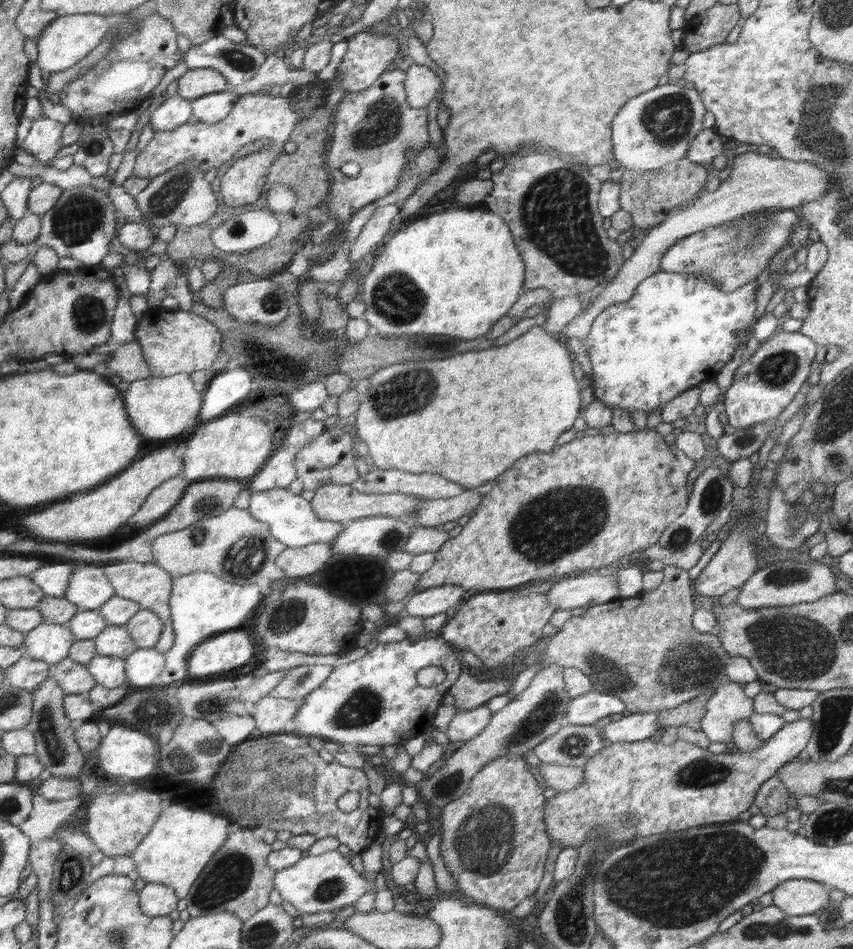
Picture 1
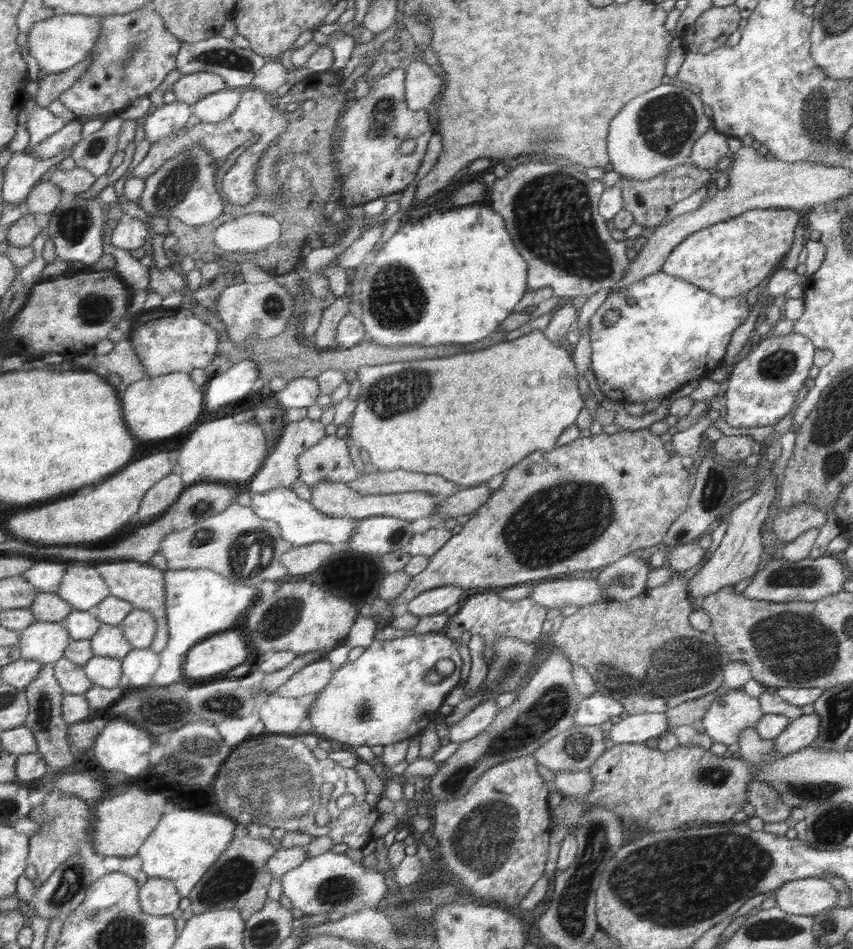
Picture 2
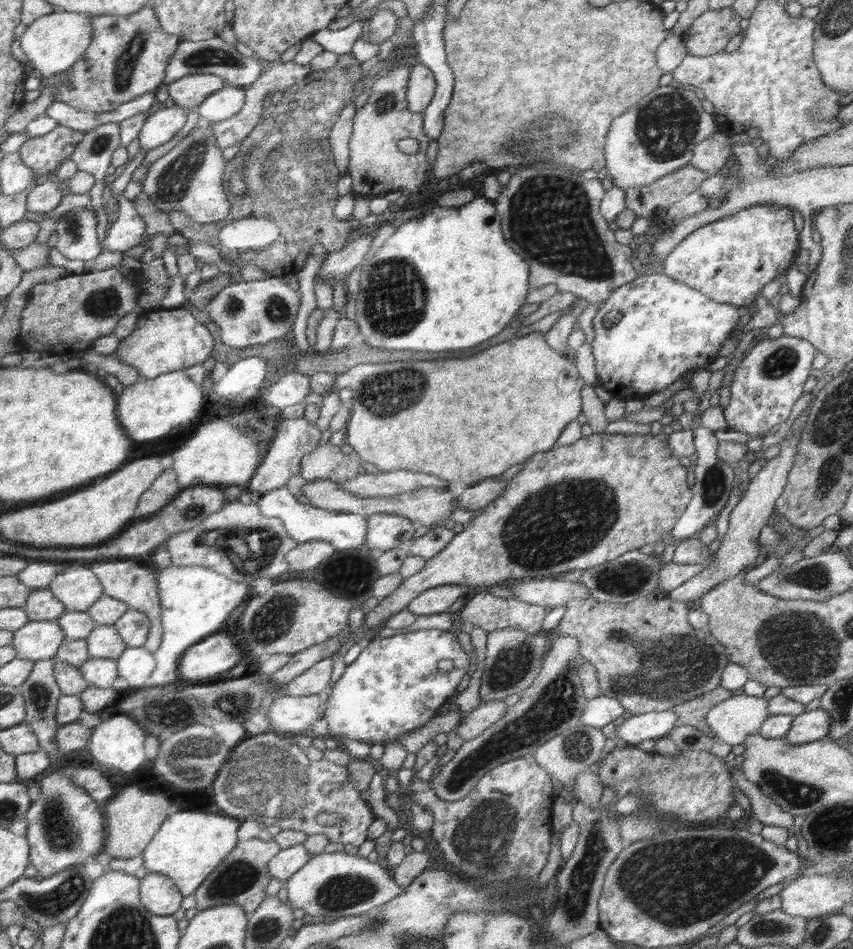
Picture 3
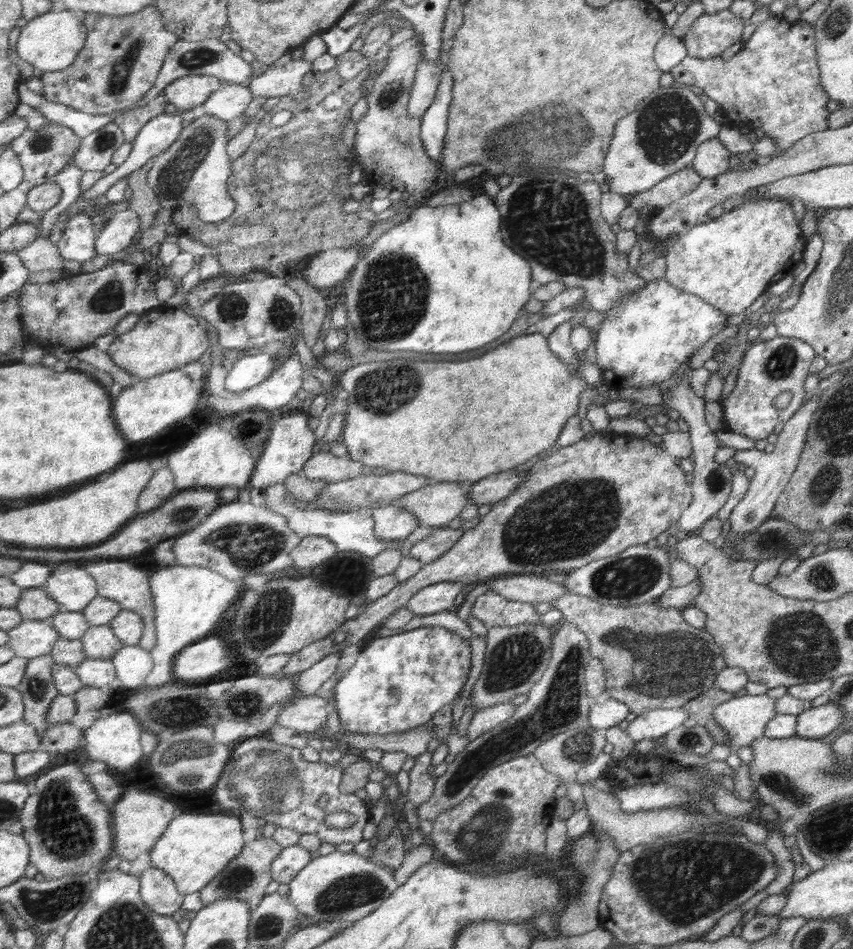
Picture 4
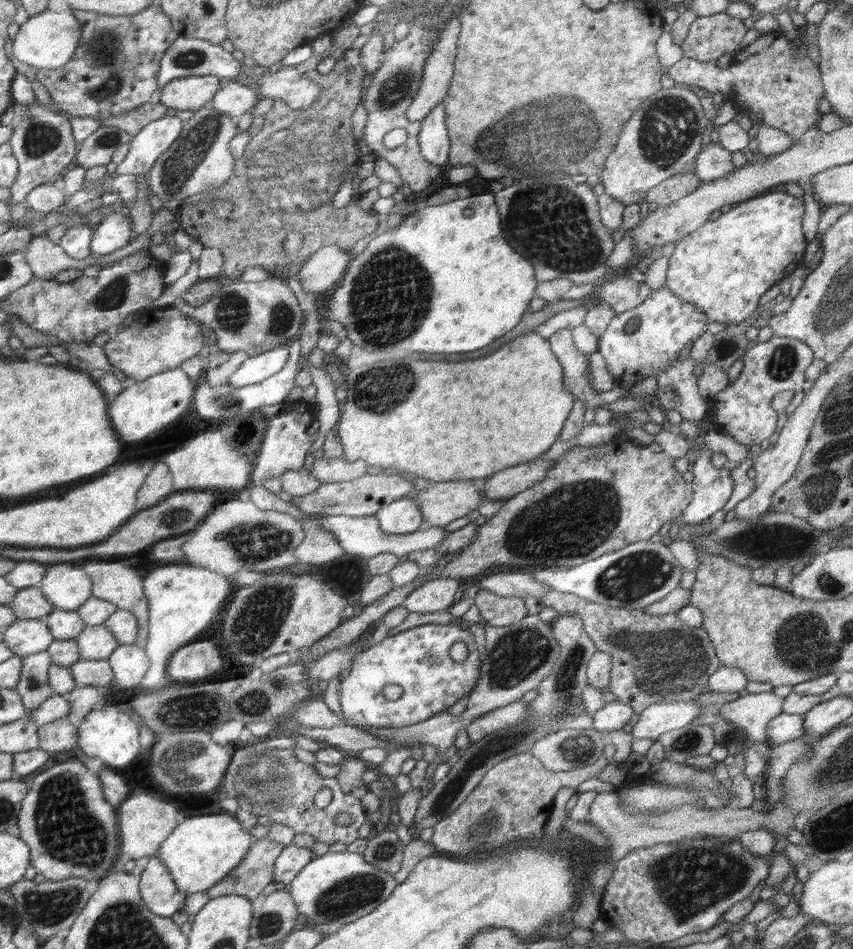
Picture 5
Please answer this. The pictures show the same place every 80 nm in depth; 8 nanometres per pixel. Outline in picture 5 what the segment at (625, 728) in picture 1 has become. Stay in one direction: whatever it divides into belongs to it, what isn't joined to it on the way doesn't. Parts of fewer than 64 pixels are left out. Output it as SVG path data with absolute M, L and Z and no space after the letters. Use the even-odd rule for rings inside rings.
M698 696L689 701L651 704L639 713L638 721L630 734L634 738L655 739L665 732L678 730L690 724L701 711L695 699L698 699Z

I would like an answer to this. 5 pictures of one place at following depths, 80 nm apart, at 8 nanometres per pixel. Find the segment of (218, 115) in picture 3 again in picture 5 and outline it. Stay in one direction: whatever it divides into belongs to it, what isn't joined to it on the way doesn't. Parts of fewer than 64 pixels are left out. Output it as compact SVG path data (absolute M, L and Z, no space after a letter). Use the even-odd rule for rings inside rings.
M232 80L223 85L222 90L217 92L210 103L212 108L224 114L240 118L253 108L258 97L256 88L244 85L241 80Z

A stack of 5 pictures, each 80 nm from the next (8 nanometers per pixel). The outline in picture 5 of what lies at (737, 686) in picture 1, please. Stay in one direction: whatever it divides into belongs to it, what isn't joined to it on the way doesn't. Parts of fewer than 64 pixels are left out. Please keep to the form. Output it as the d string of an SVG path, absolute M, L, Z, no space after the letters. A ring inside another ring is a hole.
M743 692L736 700L724 703L720 714L738 729L742 729L748 742L758 747L767 742L766 729L769 722L783 713L783 697L770 692Z

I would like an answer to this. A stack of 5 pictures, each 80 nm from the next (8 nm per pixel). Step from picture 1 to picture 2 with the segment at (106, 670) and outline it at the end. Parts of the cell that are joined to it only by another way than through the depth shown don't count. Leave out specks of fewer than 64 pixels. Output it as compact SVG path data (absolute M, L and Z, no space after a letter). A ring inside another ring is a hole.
M93 656L83 664L84 674L94 685L105 689L118 687L122 678L121 659L109 656Z

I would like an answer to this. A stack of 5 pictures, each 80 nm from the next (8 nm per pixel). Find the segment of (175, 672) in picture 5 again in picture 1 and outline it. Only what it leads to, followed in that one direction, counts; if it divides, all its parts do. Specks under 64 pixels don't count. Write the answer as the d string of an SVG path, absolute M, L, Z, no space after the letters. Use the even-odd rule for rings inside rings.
M244 630L224 632L206 640L197 647L189 658L190 676L212 676L238 666L244 666L254 654L250 634Z

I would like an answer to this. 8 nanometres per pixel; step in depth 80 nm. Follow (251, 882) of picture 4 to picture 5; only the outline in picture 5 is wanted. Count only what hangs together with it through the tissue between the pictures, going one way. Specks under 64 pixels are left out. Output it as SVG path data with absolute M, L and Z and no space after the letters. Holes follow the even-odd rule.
M267 837L258 839L237 869L218 885L206 890L206 896L210 896L210 900L218 896L246 896L256 902L262 888L274 880L272 876L276 874L272 874L272 870L284 849L284 845L270 841Z

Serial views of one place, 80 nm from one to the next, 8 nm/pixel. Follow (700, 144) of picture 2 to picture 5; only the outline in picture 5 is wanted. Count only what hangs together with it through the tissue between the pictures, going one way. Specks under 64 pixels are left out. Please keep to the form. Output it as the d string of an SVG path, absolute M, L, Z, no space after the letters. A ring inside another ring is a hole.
M708 142L695 162L693 171L703 182L724 178L735 171L732 152L718 142Z

